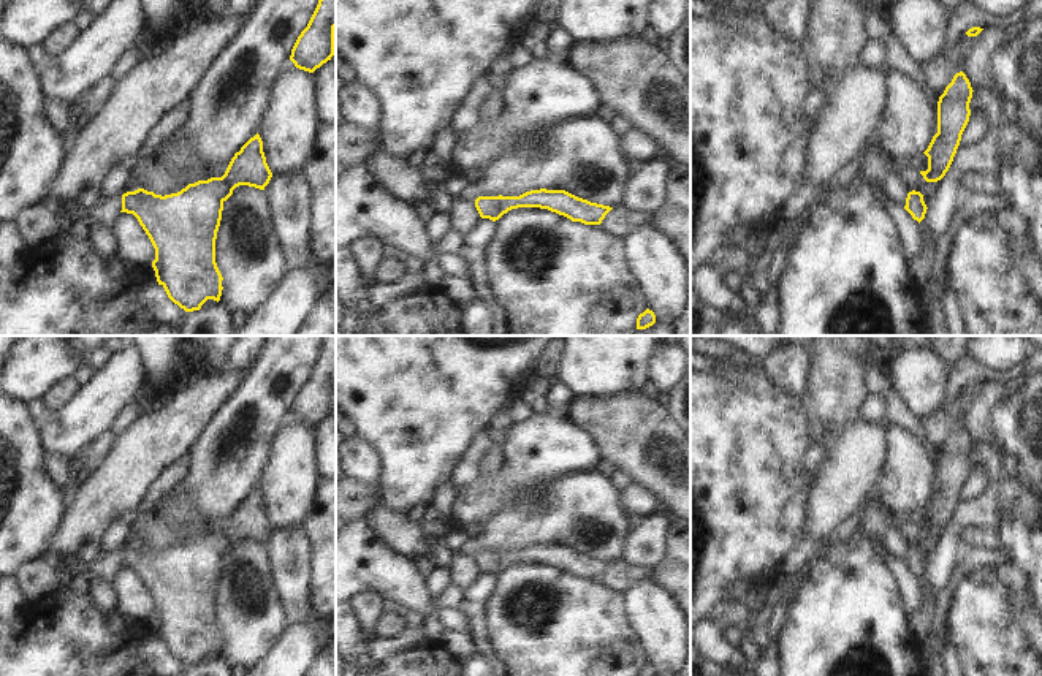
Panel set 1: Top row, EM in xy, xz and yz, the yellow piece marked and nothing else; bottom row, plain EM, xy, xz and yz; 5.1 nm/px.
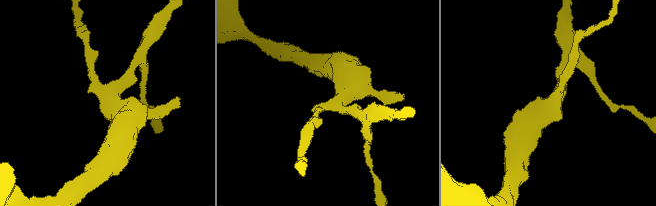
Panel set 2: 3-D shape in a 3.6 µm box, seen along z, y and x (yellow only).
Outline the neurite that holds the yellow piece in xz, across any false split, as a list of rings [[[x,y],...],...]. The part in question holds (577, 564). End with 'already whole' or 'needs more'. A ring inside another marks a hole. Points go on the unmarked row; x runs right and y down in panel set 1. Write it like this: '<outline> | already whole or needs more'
[[[546,543],[531,545],[519,551],[478,551],[475,554],[475,562],[481,573],[489,573],[492,576],[499,575],[511,564],[540,562],[584,579],[600,579],[605,570],[613,564],[578,553],[565,545]]] | already whole

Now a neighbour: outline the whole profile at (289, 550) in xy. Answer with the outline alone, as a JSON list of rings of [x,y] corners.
[[[301,527],[272,529],[264,541],[287,627],[310,614],[310,546]]]

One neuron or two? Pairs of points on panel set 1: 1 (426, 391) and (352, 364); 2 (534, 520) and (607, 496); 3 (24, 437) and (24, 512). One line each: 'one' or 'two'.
1: one
2: one
3: one

